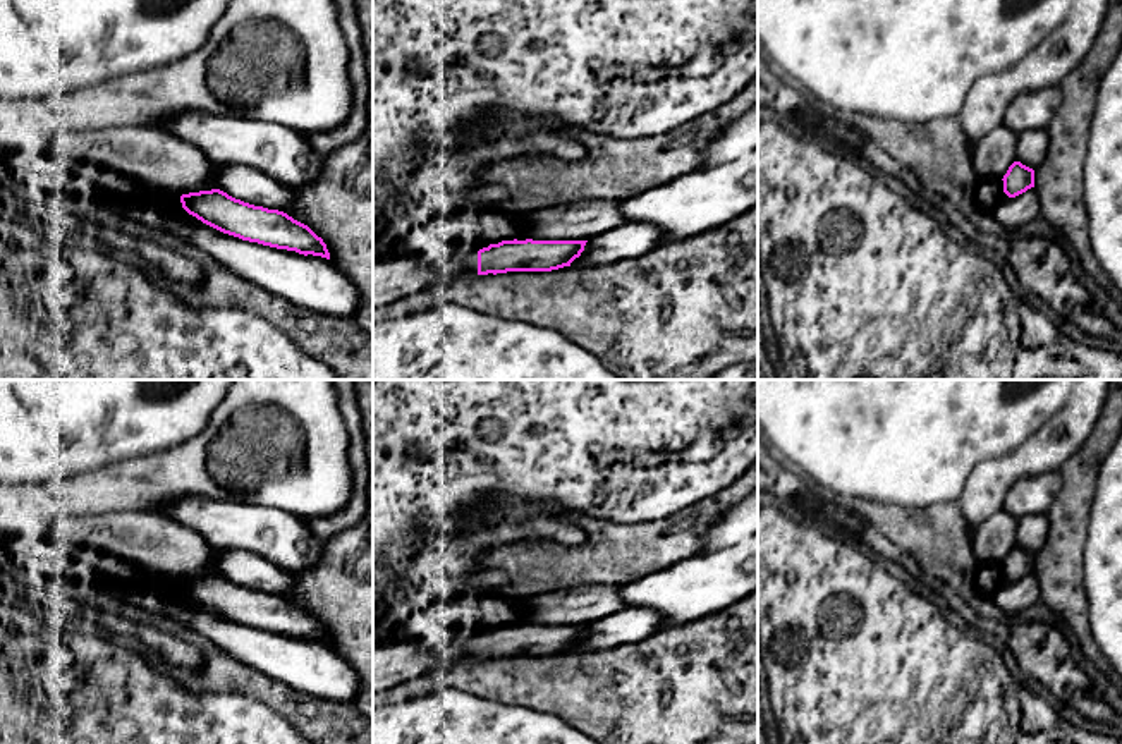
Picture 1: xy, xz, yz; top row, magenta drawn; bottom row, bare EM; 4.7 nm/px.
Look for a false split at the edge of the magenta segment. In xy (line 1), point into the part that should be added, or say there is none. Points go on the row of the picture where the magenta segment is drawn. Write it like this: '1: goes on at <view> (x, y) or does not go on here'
1: does not go on here

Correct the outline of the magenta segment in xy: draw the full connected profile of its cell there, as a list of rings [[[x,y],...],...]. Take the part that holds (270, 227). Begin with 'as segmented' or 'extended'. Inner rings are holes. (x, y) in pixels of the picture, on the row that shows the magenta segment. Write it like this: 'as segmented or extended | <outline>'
as segmented | [[[220,189],[182,194],[180,203],[189,215],[223,234],[330,259],[323,239],[284,211],[244,203]]]

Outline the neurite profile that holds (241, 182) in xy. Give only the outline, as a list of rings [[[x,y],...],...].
[[[222,165],[215,172],[216,186],[229,196],[268,210],[287,211],[294,192],[263,174],[239,165]]]

